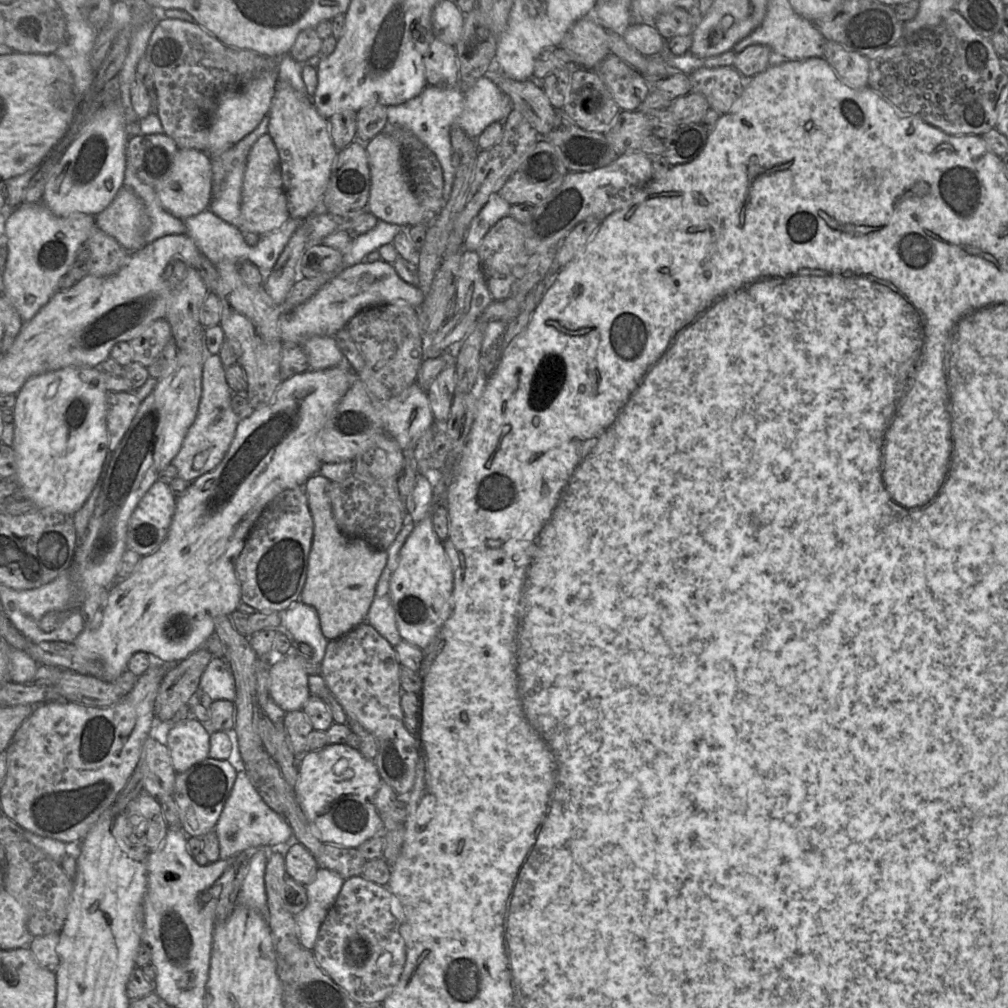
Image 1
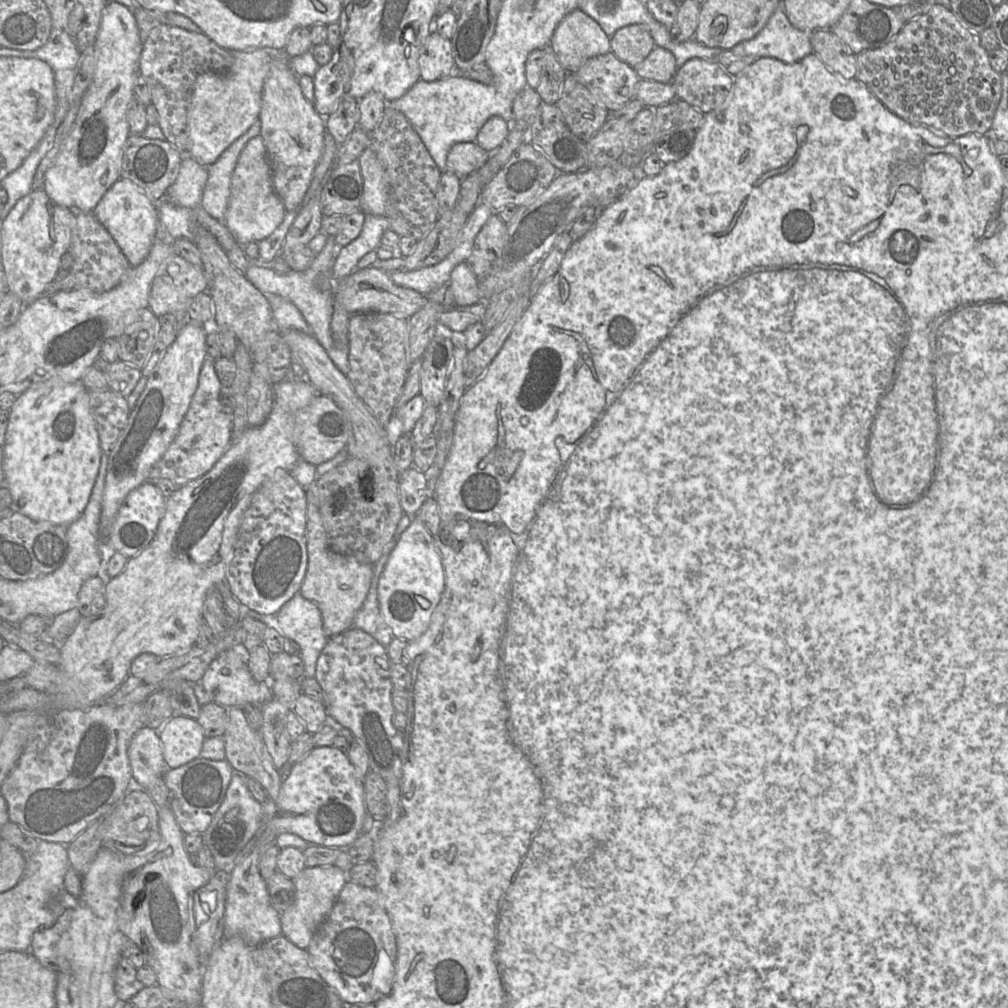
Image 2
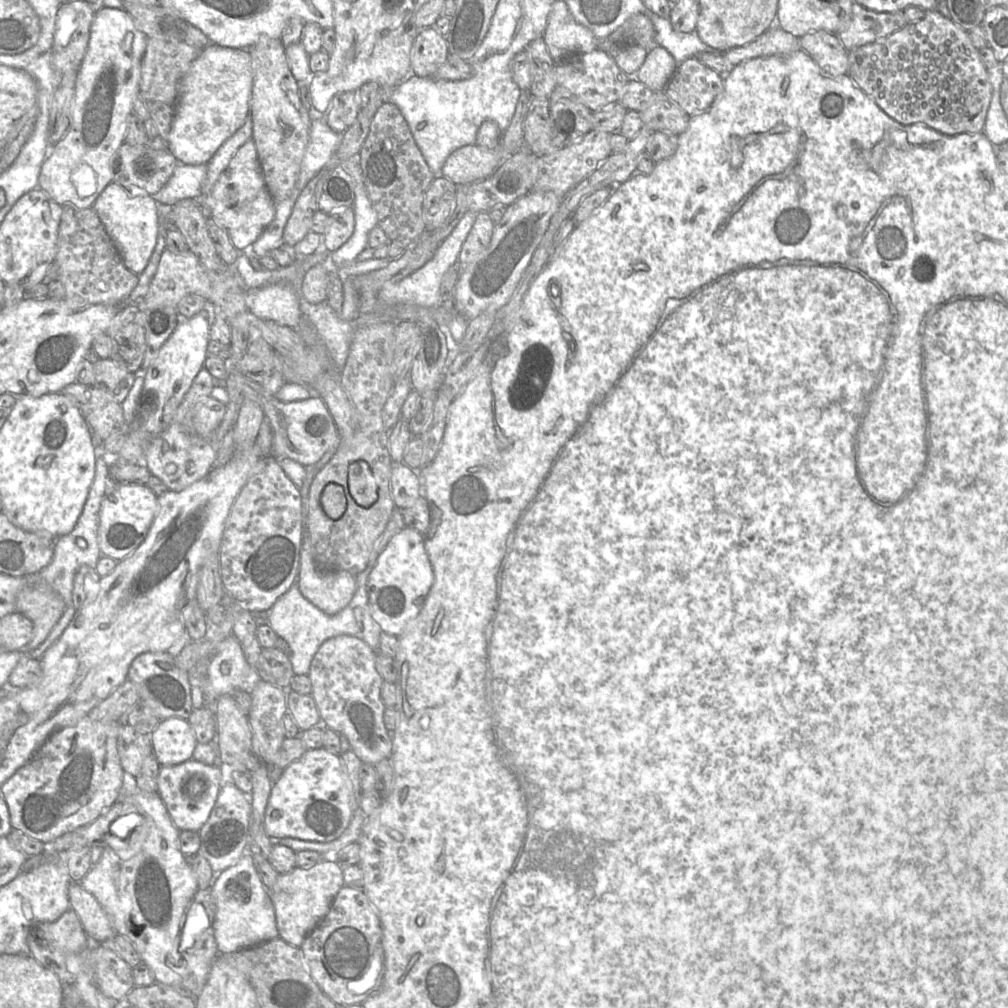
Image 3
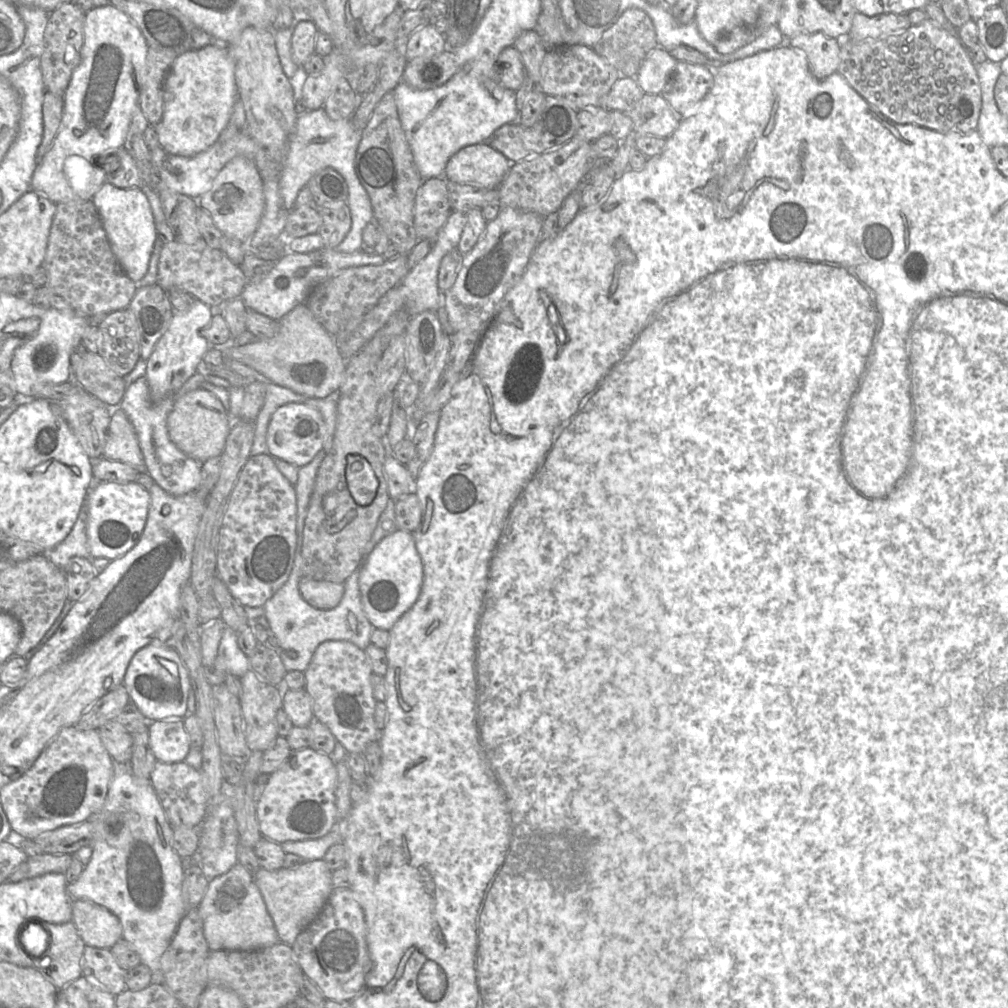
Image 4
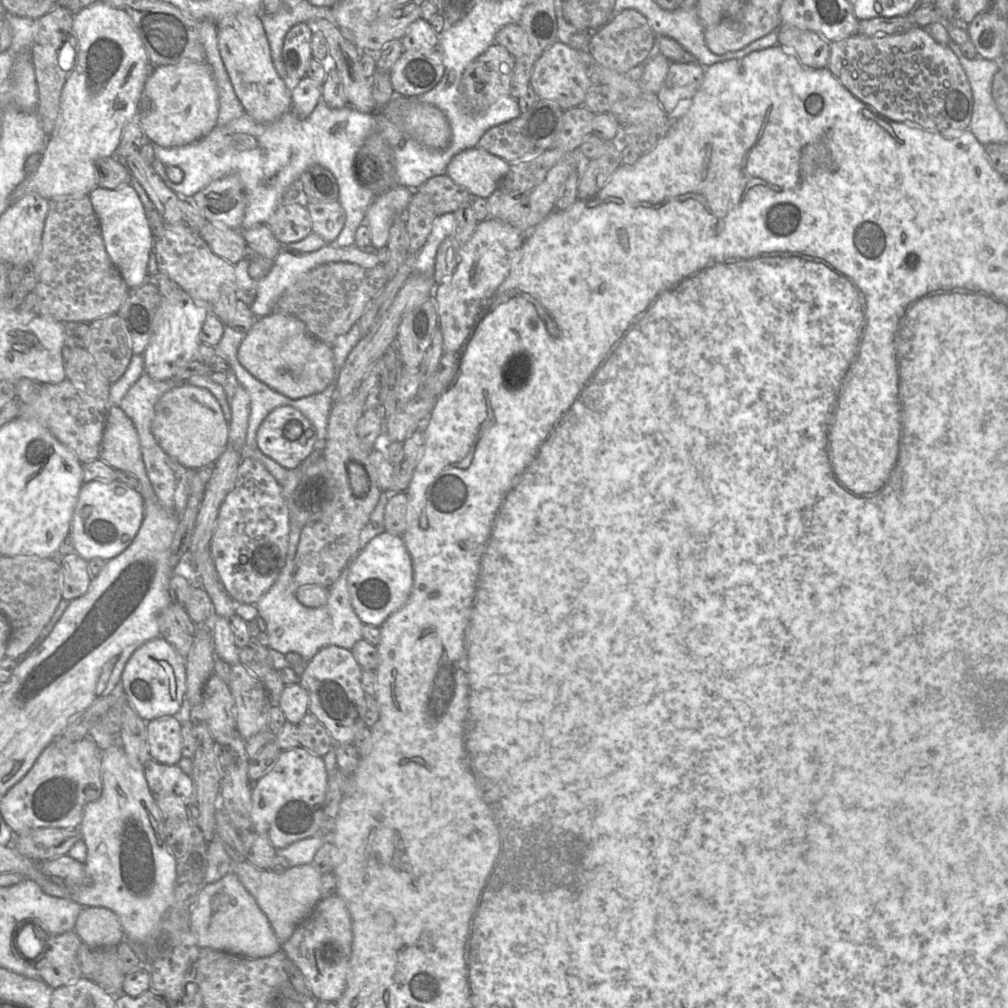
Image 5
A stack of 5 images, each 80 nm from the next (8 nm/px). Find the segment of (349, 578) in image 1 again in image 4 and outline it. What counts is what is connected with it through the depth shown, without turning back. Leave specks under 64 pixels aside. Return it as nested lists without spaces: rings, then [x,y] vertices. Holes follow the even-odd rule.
[[[303,577],[299,581],[301,597],[312,607],[322,610],[335,608],[344,594],[343,583],[313,580]]]

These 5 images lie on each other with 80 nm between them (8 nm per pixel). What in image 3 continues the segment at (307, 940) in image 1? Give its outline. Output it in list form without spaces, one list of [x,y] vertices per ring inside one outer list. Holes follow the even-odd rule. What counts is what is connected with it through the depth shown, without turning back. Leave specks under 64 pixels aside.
[[[323,859],[312,866],[295,867],[290,872],[281,873],[269,892],[275,910],[278,936],[288,944],[300,947],[307,935],[326,916],[343,886],[343,869],[335,861]]]

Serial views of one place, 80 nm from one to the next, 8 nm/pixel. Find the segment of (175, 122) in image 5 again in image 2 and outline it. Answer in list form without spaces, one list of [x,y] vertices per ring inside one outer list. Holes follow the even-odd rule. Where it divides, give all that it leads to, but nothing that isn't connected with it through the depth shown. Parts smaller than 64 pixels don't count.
[[[275,48],[232,52],[234,61],[228,70],[206,72],[196,79],[188,106],[189,148],[186,154],[206,167],[259,119],[263,85],[272,62],[289,63],[290,58],[284,49]]]

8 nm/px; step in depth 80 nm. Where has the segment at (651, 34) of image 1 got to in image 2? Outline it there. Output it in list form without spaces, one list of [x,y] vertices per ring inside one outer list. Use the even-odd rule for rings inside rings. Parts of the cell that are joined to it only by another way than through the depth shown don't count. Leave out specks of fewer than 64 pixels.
[[[640,24],[619,29],[611,38],[611,52],[634,68],[656,46],[651,34]]]

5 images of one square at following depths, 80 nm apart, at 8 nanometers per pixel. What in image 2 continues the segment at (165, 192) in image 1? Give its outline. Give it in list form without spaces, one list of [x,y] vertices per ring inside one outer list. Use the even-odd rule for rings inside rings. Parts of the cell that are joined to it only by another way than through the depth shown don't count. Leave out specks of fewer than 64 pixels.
[[[184,154],[177,177],[166,192],[166,198],[180,207],[195,209],[201,199],[208,178],[208,167]]]

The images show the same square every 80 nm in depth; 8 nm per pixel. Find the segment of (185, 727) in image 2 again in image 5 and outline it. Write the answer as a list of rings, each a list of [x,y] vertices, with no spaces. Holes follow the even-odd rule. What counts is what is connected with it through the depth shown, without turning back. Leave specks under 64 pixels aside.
[[[173,716],[147,721],[147,738],[150,759],[161,764],[177,764],[181,754],[180,722]]]

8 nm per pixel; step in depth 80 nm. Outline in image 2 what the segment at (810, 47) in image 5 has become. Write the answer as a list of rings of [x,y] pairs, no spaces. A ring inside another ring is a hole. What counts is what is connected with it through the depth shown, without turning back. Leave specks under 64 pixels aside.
[[[816,30],[810,35],[813,54],[845,79],[856,79],[856,55],[830,30]]]

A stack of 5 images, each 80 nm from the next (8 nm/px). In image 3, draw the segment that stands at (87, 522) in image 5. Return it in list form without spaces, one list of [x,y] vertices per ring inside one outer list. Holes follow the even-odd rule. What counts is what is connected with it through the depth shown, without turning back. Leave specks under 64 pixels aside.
[[[109,475],[109,488],[99,511],[98,543],[102,556],[120,561],[144,541],[158,508],[157,495],[146,485],[120,484]]]

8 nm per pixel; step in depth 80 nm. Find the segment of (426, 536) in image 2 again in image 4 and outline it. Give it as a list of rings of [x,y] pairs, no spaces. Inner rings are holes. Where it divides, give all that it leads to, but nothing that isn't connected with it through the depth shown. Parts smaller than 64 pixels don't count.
[[[396,530],[365,555],[360,566],[359,590],[364,612],[374,628],[390,631],[418,600],[423,584],[423,564],[413,533]]]

